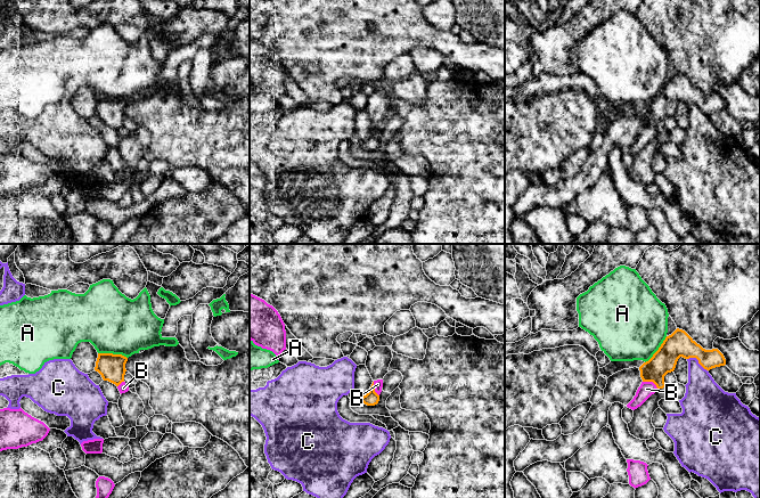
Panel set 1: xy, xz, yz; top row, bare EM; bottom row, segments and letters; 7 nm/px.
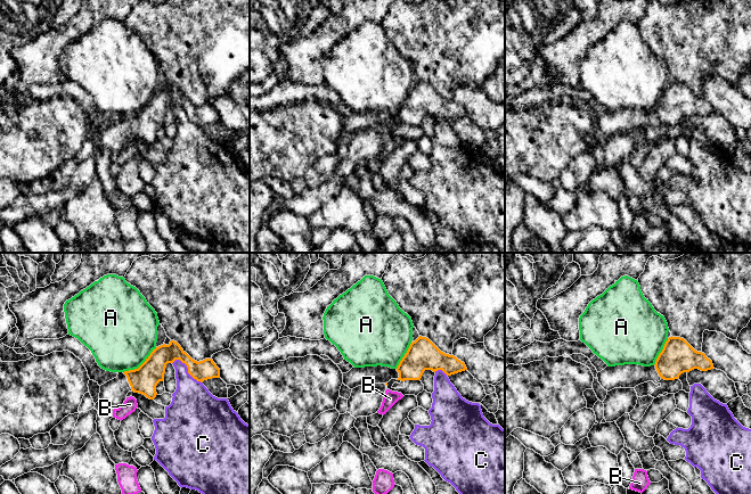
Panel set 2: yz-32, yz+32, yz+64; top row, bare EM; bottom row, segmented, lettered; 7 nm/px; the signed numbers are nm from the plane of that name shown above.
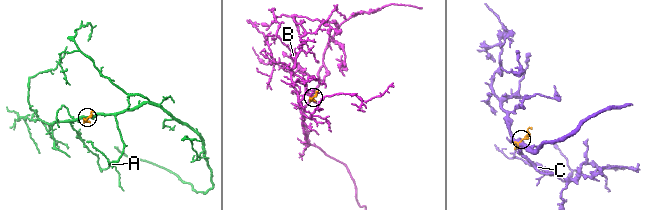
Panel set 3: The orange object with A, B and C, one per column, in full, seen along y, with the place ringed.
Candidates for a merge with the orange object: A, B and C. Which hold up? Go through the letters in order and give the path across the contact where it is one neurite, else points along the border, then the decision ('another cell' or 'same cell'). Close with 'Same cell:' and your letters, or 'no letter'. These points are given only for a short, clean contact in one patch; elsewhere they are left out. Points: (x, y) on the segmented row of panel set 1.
A: along xy (98, 352), (121, 353), (127, 358) | another cell
B: along yz (643, 381), (651, 381), (658, 389) | another cell
C: another cell
Same cell: no letter

